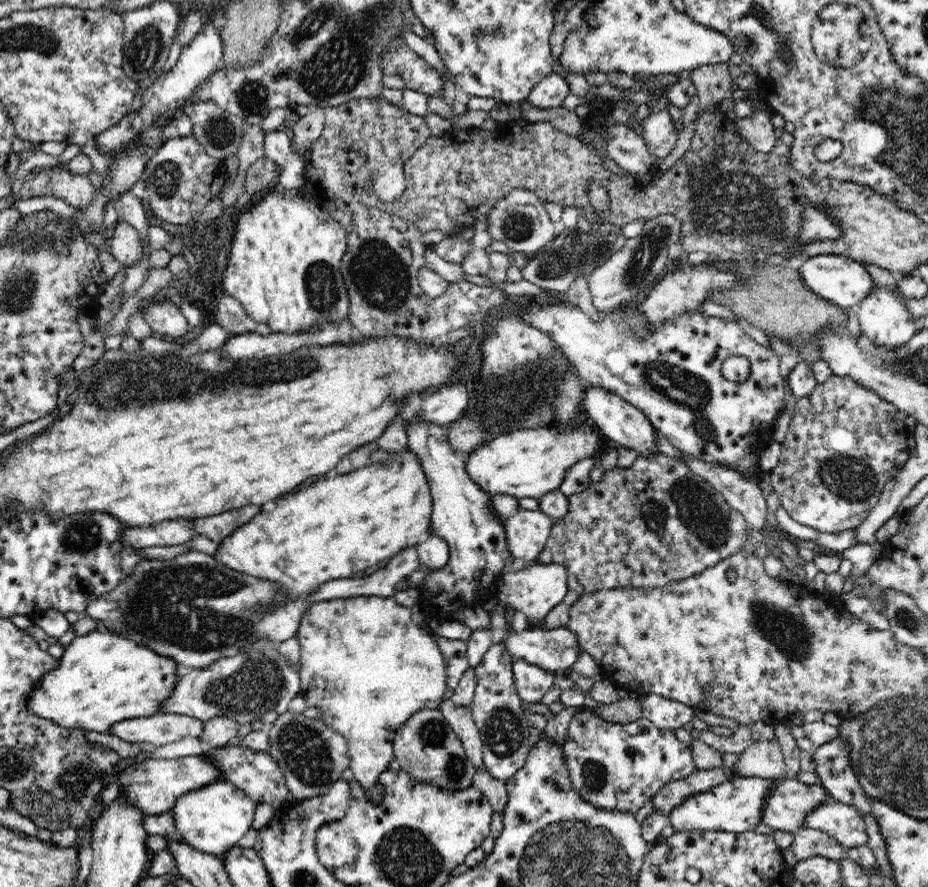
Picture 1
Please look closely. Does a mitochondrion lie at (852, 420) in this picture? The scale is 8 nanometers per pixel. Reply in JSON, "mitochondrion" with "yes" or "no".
{"mitochondrion":"no"}

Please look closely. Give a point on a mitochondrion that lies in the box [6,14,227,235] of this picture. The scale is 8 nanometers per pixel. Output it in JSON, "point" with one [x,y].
{"point":[146,48]}

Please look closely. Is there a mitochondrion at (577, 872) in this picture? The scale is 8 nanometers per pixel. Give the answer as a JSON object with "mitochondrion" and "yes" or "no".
{"mitochondrion":"yes"}

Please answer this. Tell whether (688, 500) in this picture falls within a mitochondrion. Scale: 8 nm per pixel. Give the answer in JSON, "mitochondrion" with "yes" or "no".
{"mitochondrion":"yes"}

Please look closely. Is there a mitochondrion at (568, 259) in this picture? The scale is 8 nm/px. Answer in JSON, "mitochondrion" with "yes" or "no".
{"mitochondrion":"yes"}

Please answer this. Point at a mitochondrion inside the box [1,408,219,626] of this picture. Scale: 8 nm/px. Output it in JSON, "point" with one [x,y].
{"point":[81,536]}

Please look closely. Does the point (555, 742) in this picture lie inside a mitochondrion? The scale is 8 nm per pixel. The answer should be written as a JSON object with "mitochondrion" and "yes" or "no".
{"mitochondrion":"no"}

